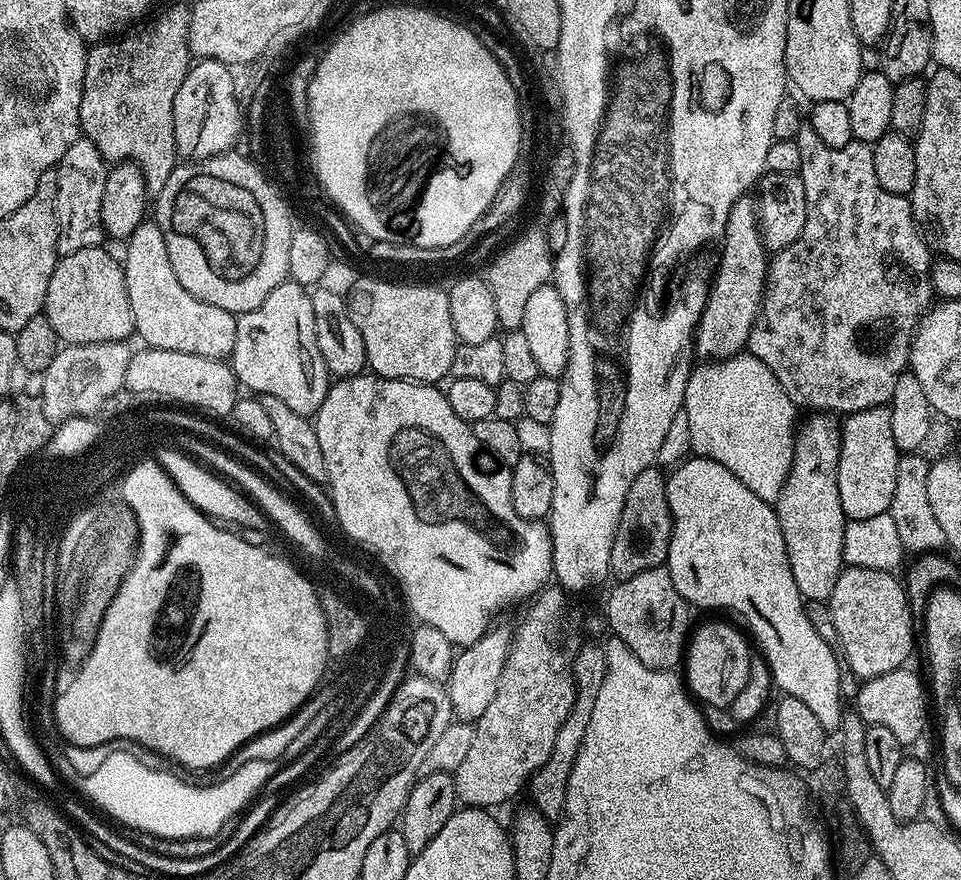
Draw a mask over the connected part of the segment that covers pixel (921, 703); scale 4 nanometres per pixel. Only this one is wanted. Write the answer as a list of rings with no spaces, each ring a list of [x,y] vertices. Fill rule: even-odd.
[[[908,666],[895,668],[890,670],[890,674],[880,674],[878,678],[863,681],[854,699],[855,715],[859,716],[865,725],[873,724],[890,730],[890,734],[898,738],[901,746],[914,743],[928,724],[930,692],[925,681],[924,684],[920,681],[919,674],[911,672],[910,669]]]

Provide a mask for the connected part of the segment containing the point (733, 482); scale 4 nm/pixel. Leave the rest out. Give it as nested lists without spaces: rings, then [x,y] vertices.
[[[693,455],[675,465],[671,472],[667,477],[666,498],[672,511],[672,537],[666,567],[674,582],[674,590],[678,590],[689,605],[729,608],[737,612],[748,623],[747,631],[752,631],[760,643],[759,651],[772,671],[773,685],[783,695],[803,702],[818,717],[818,722],[822,722],[825,733],[835,733],[846,715],[840,694],[841,661],[837,649],[822,640],[807,617],[806,601],[798,590],[798,582],[794,582],[794,570],[790,570],[786,538],[782,538],[782,526],[778,526],[775,507],[758,498],[758,494],[739,478],[734,478],[726,466],[705,456]]]

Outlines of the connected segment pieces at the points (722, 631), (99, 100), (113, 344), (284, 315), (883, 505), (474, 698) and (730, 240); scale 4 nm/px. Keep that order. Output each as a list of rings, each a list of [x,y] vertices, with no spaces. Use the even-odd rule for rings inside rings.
[[[704,624],[695,632],[696,629],[686,644],[687,687],[701,705],[727,708],[734,702],[742,686],[746,686],[746,678],[750,674],[750,658],[753,653],[744,641],[745,633],[740,633],[728,624]]]
[[[187,3],[176,4],[166,9],[157,20],[151,20],[147,21],[149,24],[145,28],[137,27],[132,30],[137,32],[124,34],[129,36],[102,40],[88,48],[80,107],[80,131],[86,139],[94,142],[94,146],[98,146],[98,154],[102,154],[104,161],[138,165],[149,193],[155,194],[162,190],[162,186],[166,186],[166,178],[170,178],[178,163],[174,142],[174,98],[178,98],[178,86],[182,86],[190,67],[188,35],[192,14]]]
[[[108,340],[105,343],[71,344],[61,347],[50,366],[42,373],[42,390],[39,397],[43,402],[43,413],[48,421],[59,424],[83,413],[91,412],[99,404],[113,399],[114,388],[124,380],[126,360],[132,357],[129,343]]]
[[[289,278],[270,290],[262,306],[239,313],[230,363],[241,389],[260,396],[274,394],[274,398],[286,402],[290,410],[315,417],[328,393],[330,373],[322,362],[322,354],[318,354],[309,289]]]
[[[891,407],[867,408],[849,412],[843,417],[838,458],[838,498],[842,498],[842,510],[848,520],[865,520],[889,511],[901,455],[900,449],[896,447],[896,425]]]
[[[489,627],[478,642],[461,647],[452,662],[452,672],[449,674],[446,687],[452,715],[460,722],[475,722],[486,714],[486,706],[494,699],[498,691],[498,678],[502,678],[502,666],[506,666],[508,647],[512,644],[513,629]]]
[[[745,194],[738,202],[734,202],[720,246],[716,281],[711,281],[708,297],[694,333],[695,355],[704,362],[738,356],[747,349],[750,330],[764,300],[764,283],[768,277],[770,256],[765,249],[764,239],[760,236],[756,202],[751,195]]]

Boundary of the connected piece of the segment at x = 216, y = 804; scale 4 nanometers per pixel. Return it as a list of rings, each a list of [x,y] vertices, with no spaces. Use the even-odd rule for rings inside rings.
[[[167,758],[139,764],[103,762],[88,774],[88,780],[75,795],[89,805],[97,804],[100,807],[97,809],[115,818],[121,829],[152,836],[153,842],[160,844],[158,853],[163,858],[198,862],[228,852],[230,844],[246,826],[251,811],[260,804],[280,807],[282,792],[272,778],[281,765],[280,760],[251,760],[190,768]]]

